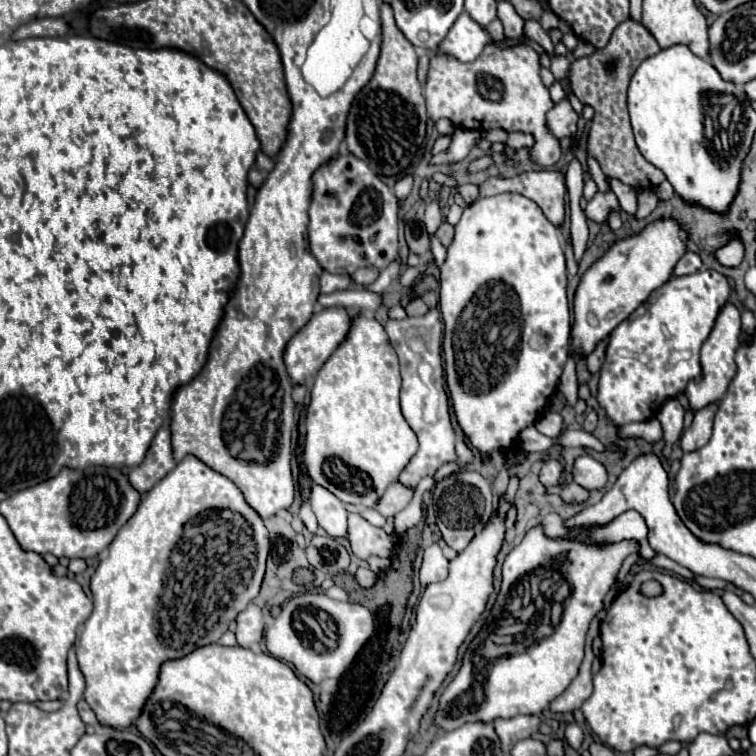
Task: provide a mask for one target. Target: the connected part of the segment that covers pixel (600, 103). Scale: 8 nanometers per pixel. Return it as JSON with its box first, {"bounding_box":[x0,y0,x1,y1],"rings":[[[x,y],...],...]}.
{"bounding_box":[570,19,666,189],"rings":[[[626,19],[624,23],[616,27],[610,43],[604,49],[598,49],[590,57],[576,59],[570,67],[570,85],[574,95],[582,103],[588,103],[594,107],[594,119],[588,131],[586,153],[600,163],[602,171],[608,177],[616,177],[634,189],[644,189],[644,187],[654,189],[666,179],[664,173],[658,171],[652,163],[648,163],[638,151],[638,145],[632,135],[630,119],[628,119],[628,107],[626,107],[626,89],[634,71],[644,59],[656,55],[658,51],[660,51],[660,45],[642,27],[642,23]]]}

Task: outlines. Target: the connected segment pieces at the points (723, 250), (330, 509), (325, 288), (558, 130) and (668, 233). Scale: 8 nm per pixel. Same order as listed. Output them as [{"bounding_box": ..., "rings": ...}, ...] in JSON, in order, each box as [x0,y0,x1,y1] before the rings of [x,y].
[{"bounding_box":[716,237,744,267],"rings":[[[734,237],[728,245],[724,245],[724,247],[720,247],[716,251],[718,261],[722,265],[726,265],[726,267],[736,267],[742,261],[742,255],[744,255],[744,245],[742,245],[742,241],[738,237]]]},{"bounding_box":[310,485,348,539],"rings":[[[314,485],[312,495],[310,495],[310,505],[312,505],[312,511],[316,513],[318,525],[330,537],[334,537],[334,539],[346,537],[348,511],[344,509],[344,503],[336,495],[332,495],[328,489],[324,489],[320,485]]]},{"bounding_box":[320,271,352,293],"rings":[[[324,271],[320,275],[320,293],[334,293],[334,291],[342,291],[342,289],[350,289],[352,277],[350,275],[334,275]]]},{"bounding_box":[548,97,578,139],"rings":[[[566,97],[548,111],[548,127],[558,139],[564,139],[576,133],[576,121],[578,121],[578,113],[572,109]]]},{"bounding_box":[570,217,688,357],"rings":[[[674,217],[648,223],[640,233],[618,239],[610,249],[582,275],[574,293],[574,325],[570,351],[576,357],[588,357],[594,347],[610,335],[646,297],[662,287],[674,271],[678,259],[686,253],[688,235]]]}]

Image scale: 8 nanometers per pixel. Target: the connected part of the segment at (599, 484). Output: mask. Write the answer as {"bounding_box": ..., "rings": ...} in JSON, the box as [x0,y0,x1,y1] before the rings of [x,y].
{"bounding_box":[572,455,608,491],"rings":[[[592,455],[576,457],[574,467],[572,467],[572,477],[578,485],[582,485],[588,491],[602,489],[608,479],[604,465],[600,461],[596,461]]]}

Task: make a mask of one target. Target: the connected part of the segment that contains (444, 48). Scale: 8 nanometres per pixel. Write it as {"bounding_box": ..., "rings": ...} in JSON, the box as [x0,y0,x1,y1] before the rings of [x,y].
{"bounding_box":[434,13,488,63],"rings":[[[462,13],[434,53],[450,55],[462,63],[468,63],[474,61],[488,43],[488,33],[482,27],[478,27],[478,23],[474,23],[466,13]]]}

